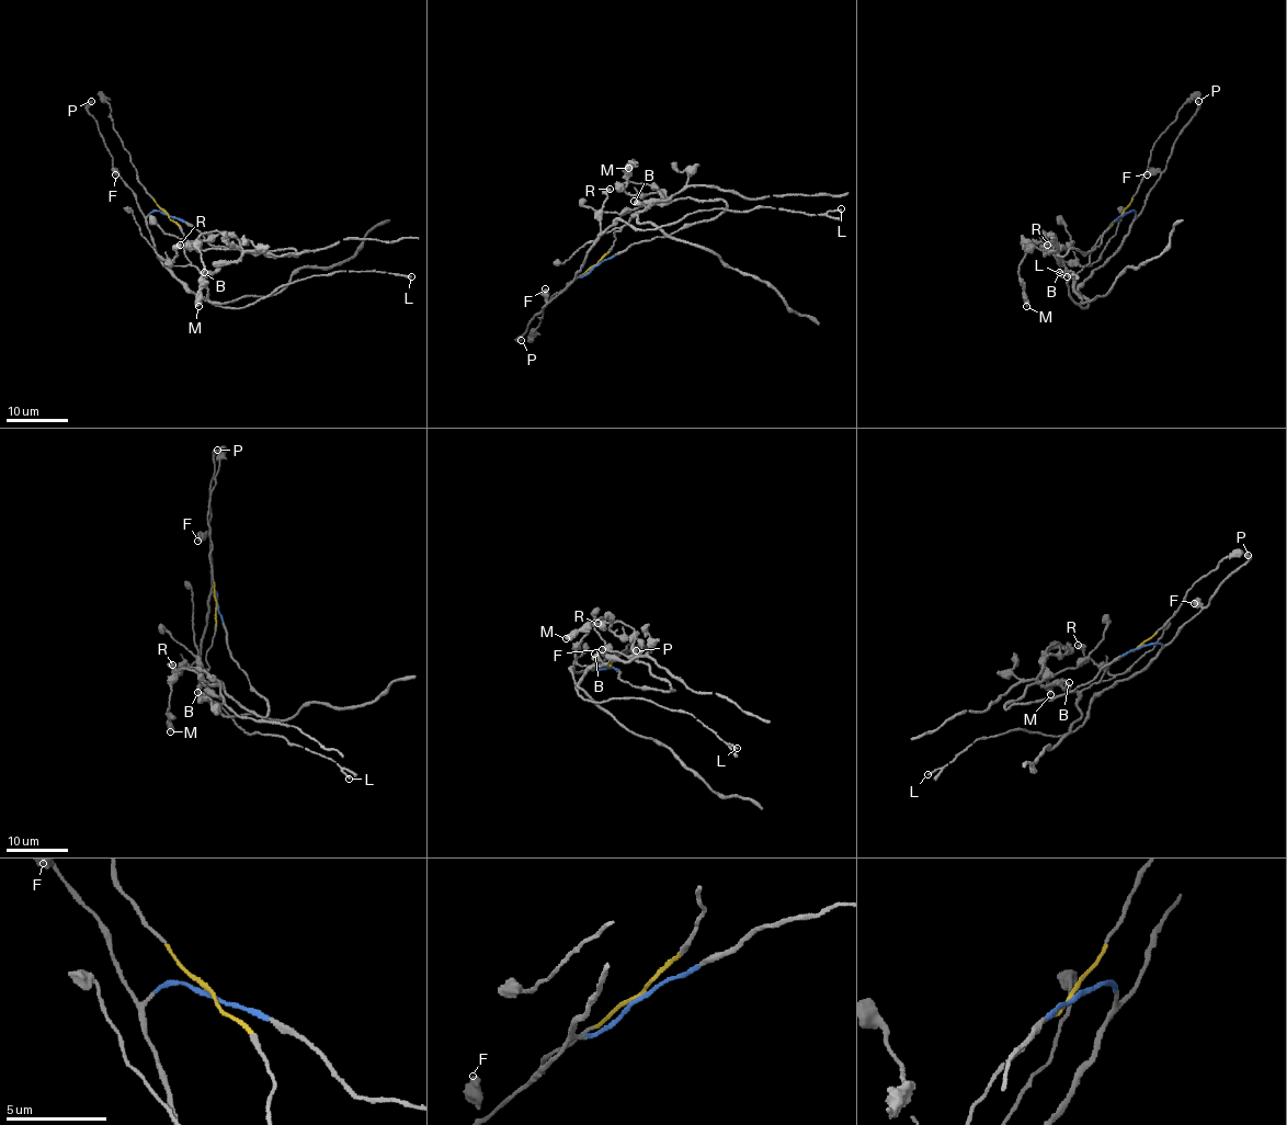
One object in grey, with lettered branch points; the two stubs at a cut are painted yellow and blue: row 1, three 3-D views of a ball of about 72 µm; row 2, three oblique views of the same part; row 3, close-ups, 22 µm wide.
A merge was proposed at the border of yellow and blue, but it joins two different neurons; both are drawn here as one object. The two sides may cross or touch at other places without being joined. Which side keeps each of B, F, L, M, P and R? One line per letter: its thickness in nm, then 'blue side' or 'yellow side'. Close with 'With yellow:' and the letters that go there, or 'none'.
B: calibre 600 nm; yellow side
F: calibre 600 nm; blue side
L: calibre 200 nm; blue side
M: calibre 500 nm; yellow side
P: calibre 420 nm; blue side
R: calibre 550 nm; yellow side
With yellow: B, M, R

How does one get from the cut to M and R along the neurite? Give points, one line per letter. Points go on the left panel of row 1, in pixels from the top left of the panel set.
M: (167, 213), (204, 276), (235, 262), (242, 246), (227, 233), (194, 242), (204, 265), (197, 307)
R: (167, 213), (184, 235), (185, 256), (190, 262), (170, 265), (181, 243)

